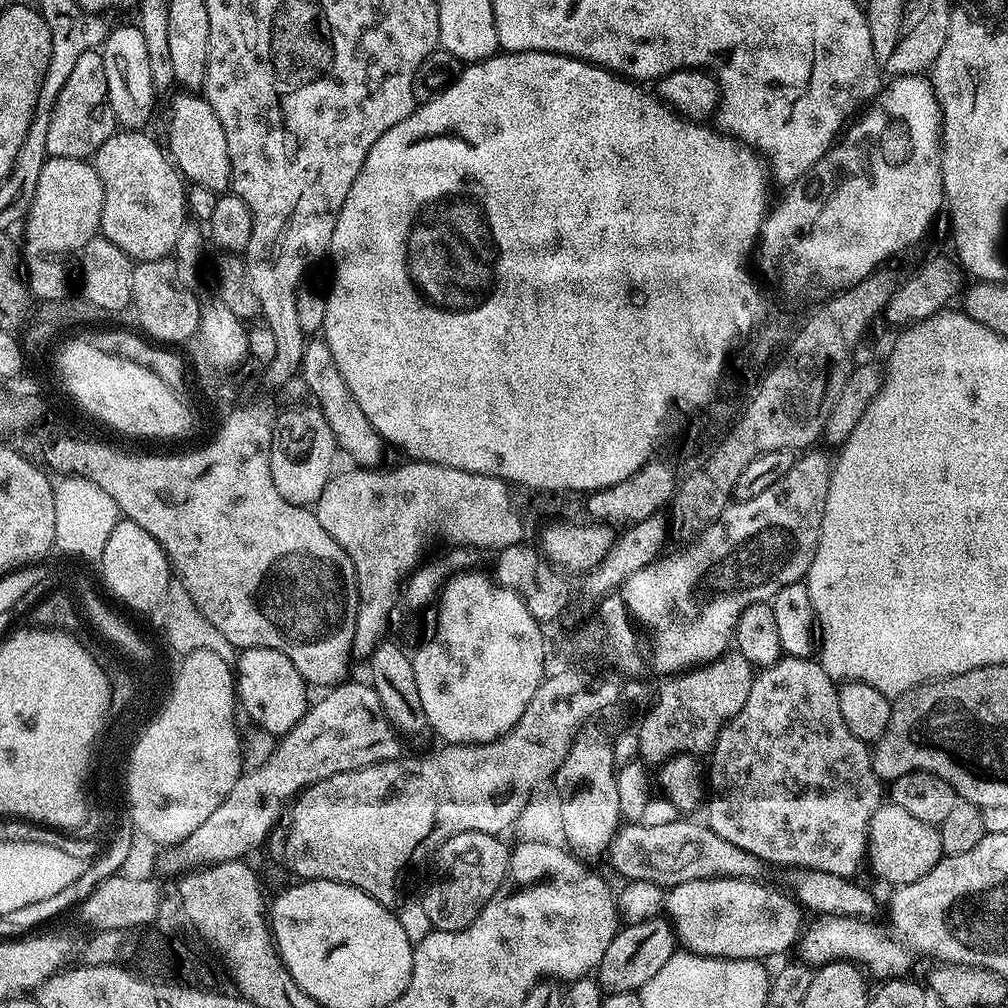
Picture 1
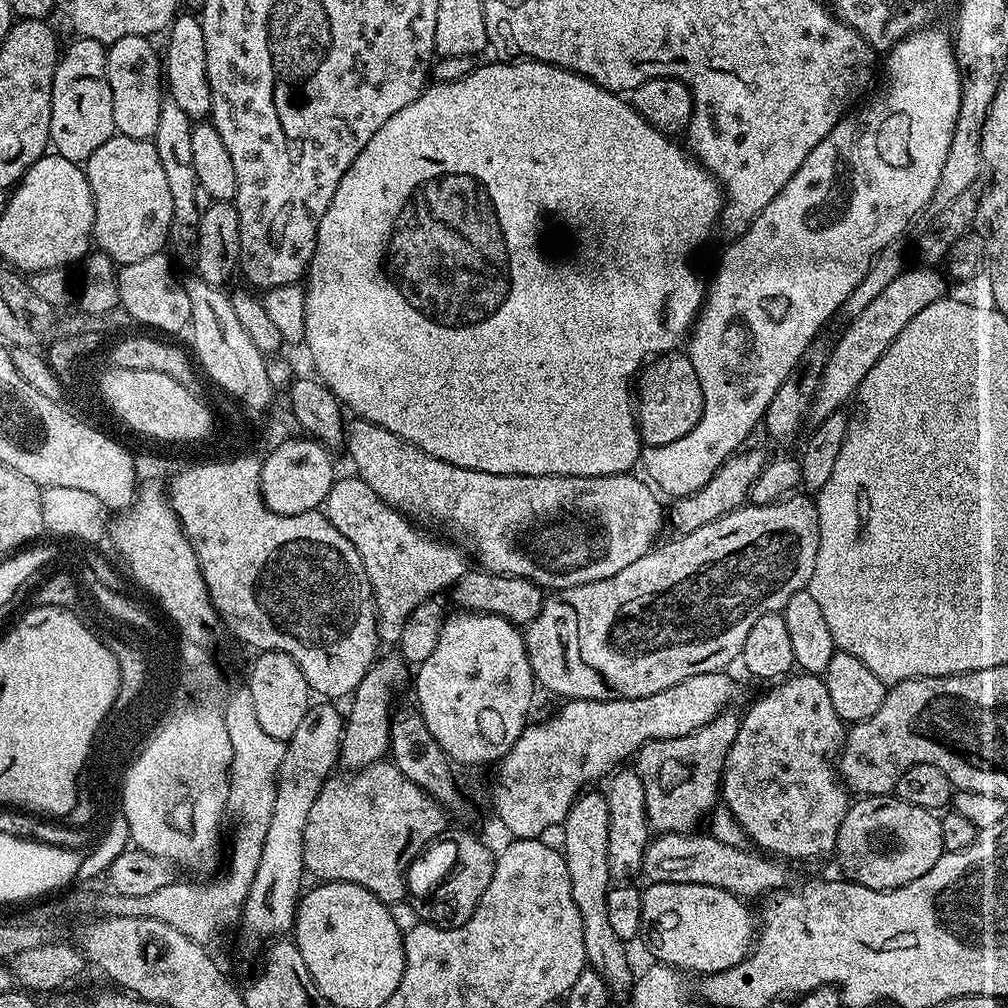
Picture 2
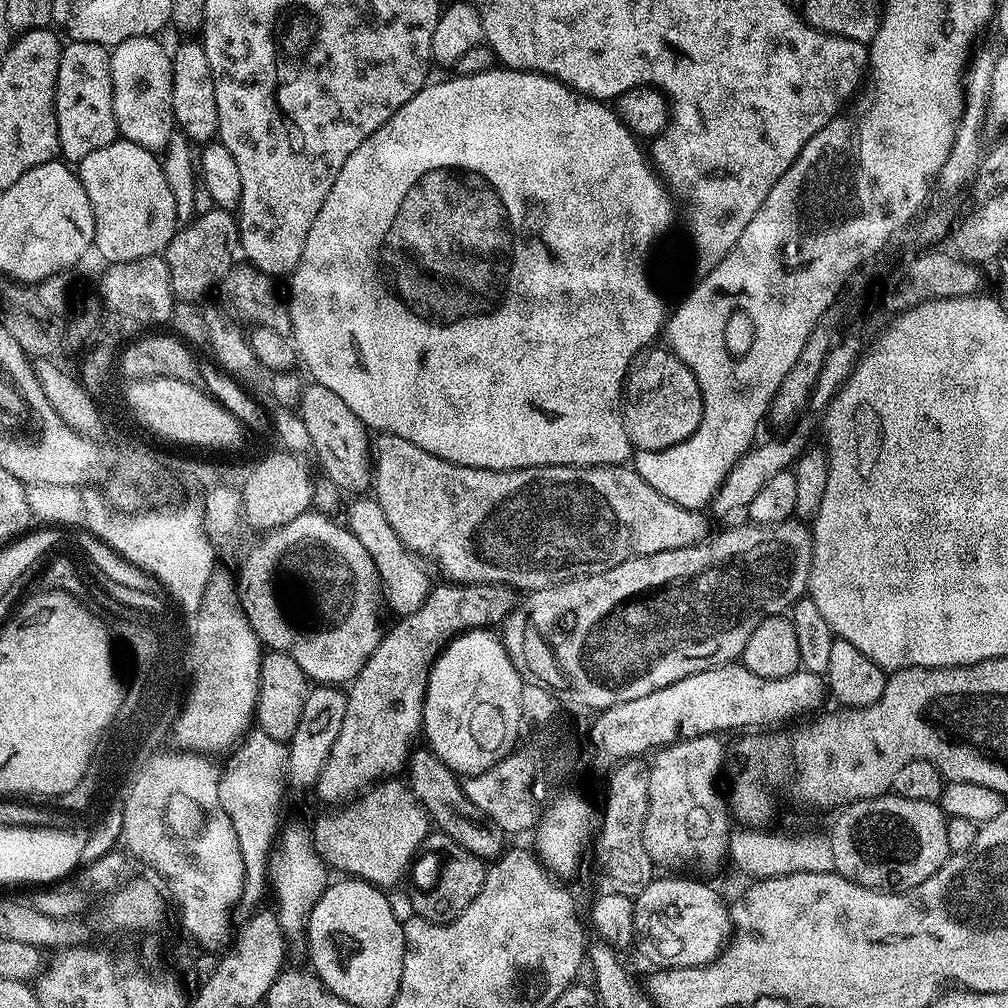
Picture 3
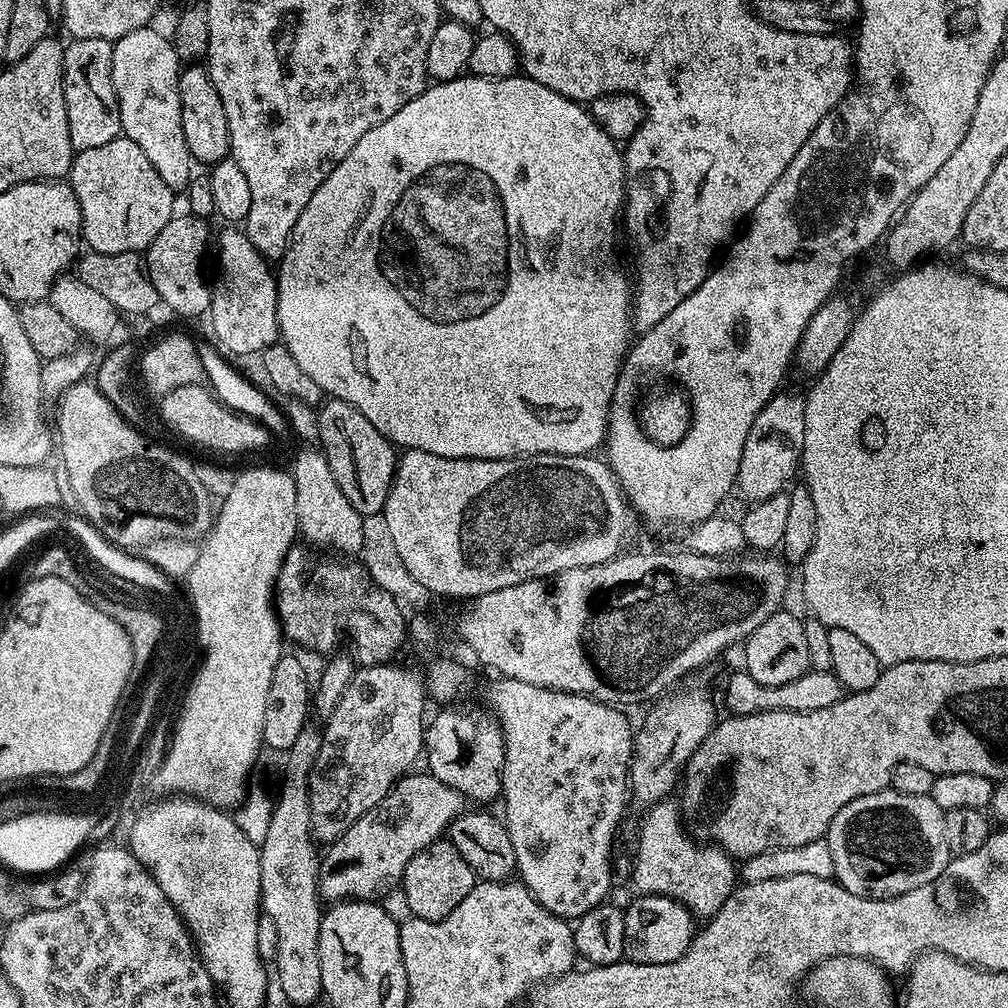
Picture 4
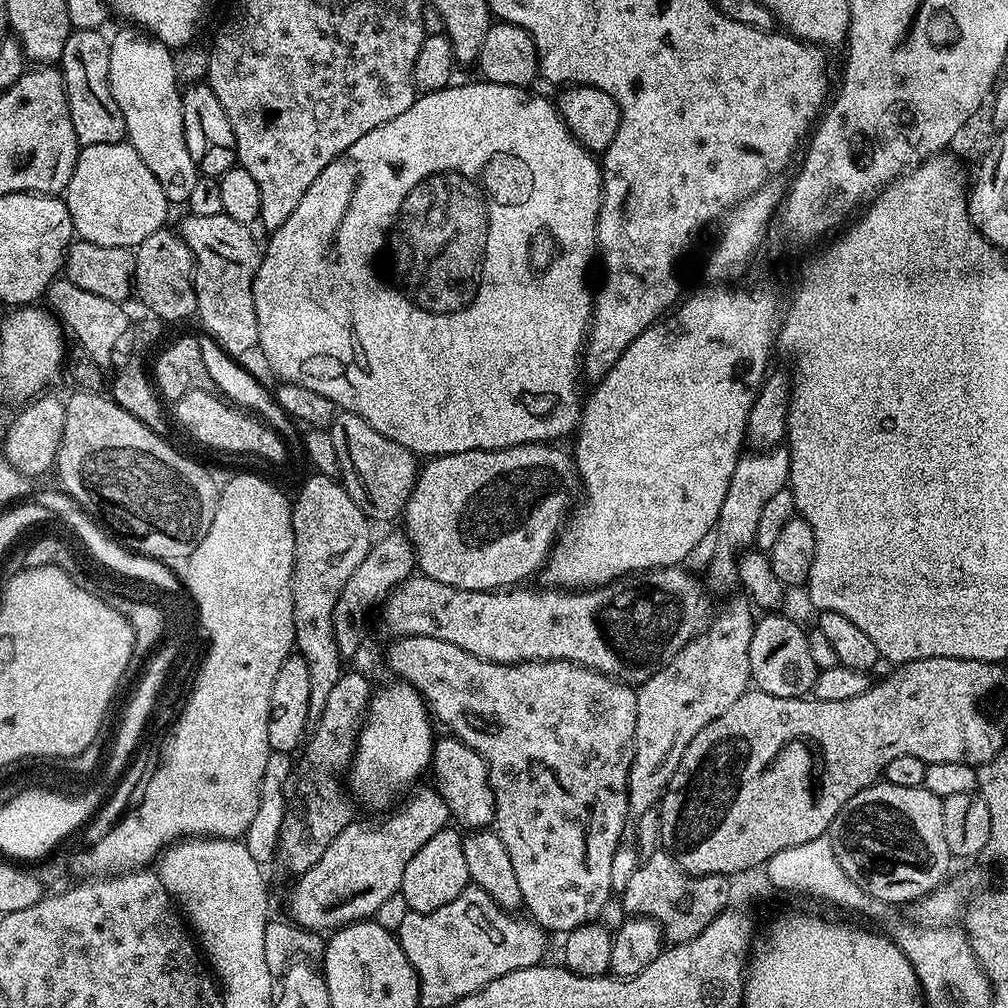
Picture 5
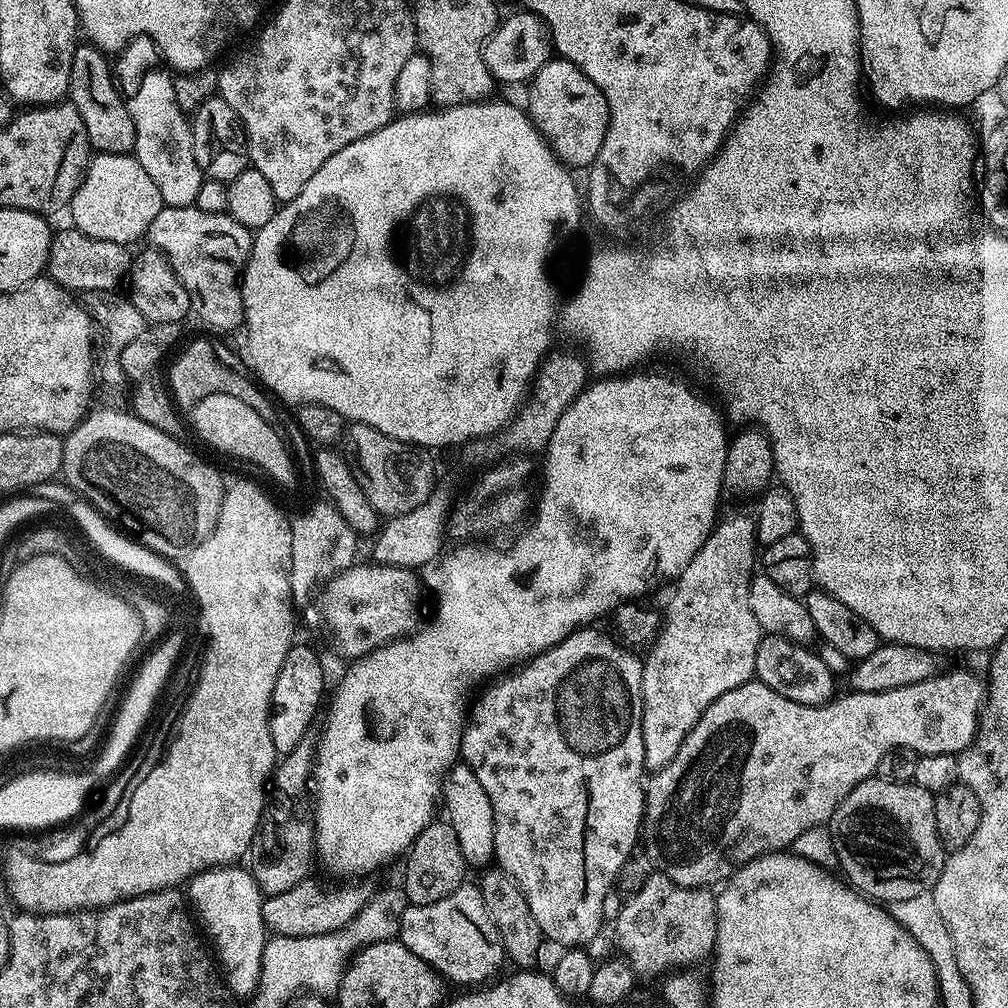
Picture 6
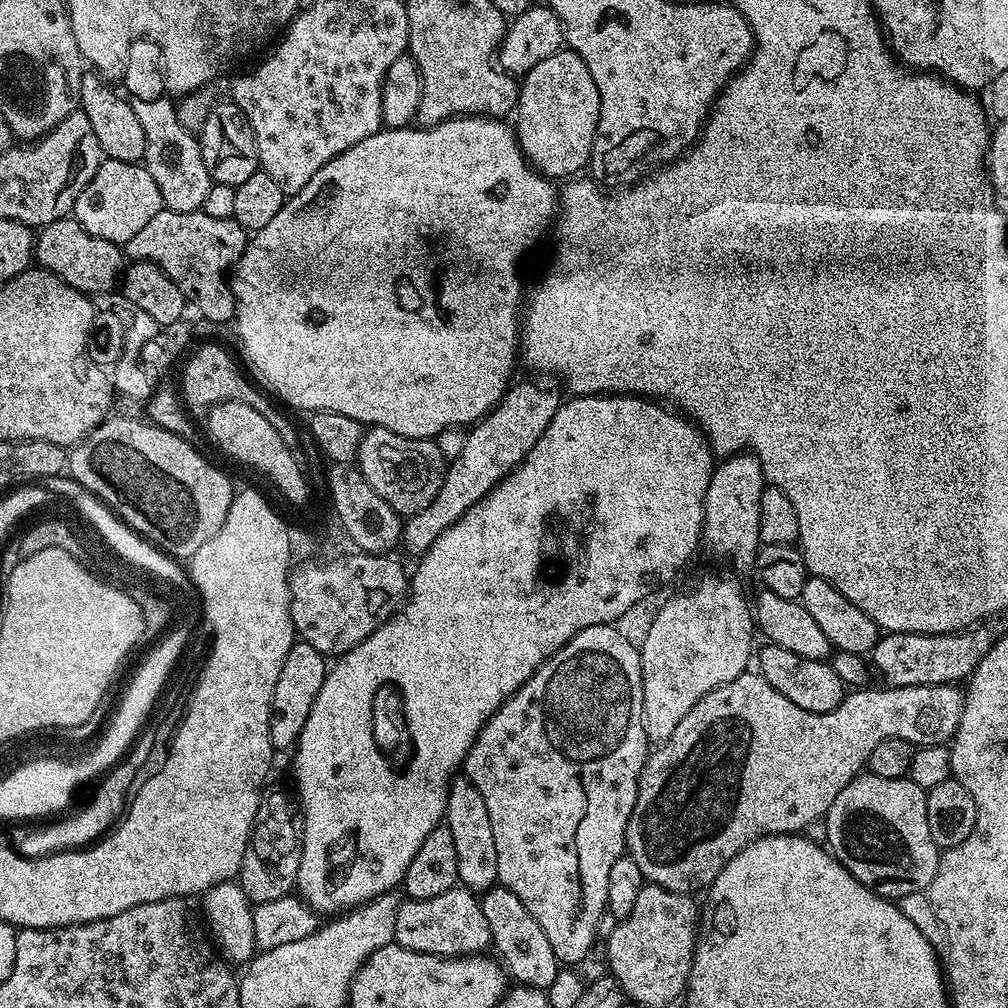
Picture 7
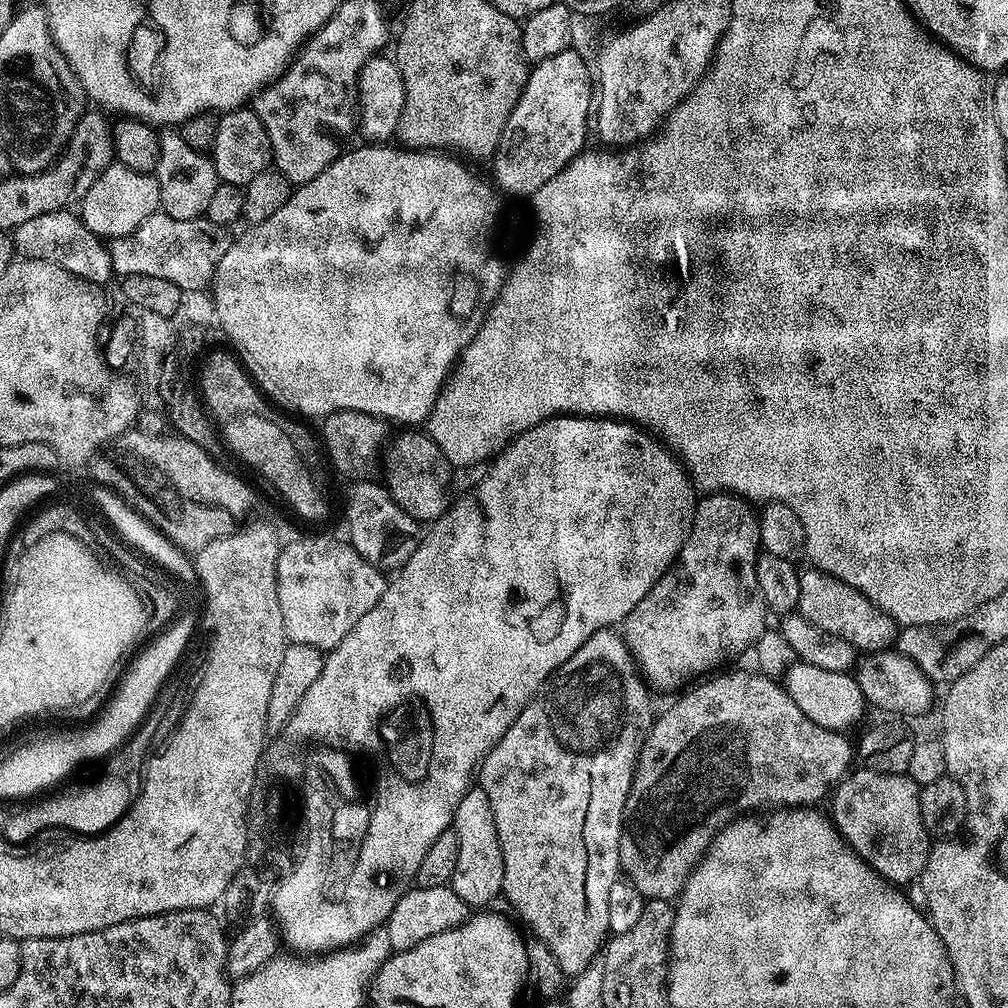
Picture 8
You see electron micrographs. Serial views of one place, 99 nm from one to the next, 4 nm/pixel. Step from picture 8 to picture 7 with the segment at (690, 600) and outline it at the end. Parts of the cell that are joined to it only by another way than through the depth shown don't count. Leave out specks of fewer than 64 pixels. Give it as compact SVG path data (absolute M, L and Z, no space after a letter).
M737 454L717 463L712 469L710 486L706 486L703 547L708 547L712 556L729 556L740 572L753 571L756 553L762 547L758 534L758 502L762 502L765 487L762 466L751 454Z

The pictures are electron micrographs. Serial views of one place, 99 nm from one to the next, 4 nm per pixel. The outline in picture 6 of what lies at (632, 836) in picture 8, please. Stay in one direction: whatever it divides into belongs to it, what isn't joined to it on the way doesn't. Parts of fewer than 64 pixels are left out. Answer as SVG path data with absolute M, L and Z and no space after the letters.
M940 670L936 675L922 682L914 682L914 686L898 686L898 690L882 690L874 694L849 691L847 695L837 695L826 704L806 706L798 702L790 702L782 694L770 690L770 686L753 678L747 684L730 690L722 698L714 701L706 710L706 714L702 714L694 730L686 734L682 746L678 746L678 754L674 754L670 763L651 777L652 785L650 783L647 785L642 825L642 849L649 856L653 869L659 875L673 880L678 886L708 888L713 886L712 884L719 885L727 881L728 877L734 875L742 865L748 864L751 860L757 860L759 856L791 849L798 834L806 834L806 830L827 825L834 810L840 805L840 801L845 800L864 780L870 780L876 776L876 767L878 762L882 762L882 754L895 748L909 748L918 753L920 757L930 754L956 756L971 747L980 731L982 709L986 704L986 684L981 677L979 680L972 672Z

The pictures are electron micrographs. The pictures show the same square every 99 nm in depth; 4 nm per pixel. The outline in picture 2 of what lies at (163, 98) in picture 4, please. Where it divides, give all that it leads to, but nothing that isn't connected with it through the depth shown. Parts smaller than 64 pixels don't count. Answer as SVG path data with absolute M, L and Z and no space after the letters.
M146 36L118 38L107 49L108 81L110 94L114 98L114 122L116 132L122 136L152 140L158 130L158 118L162 112L162 100L166 95L166 84L162 79L162 56Z

